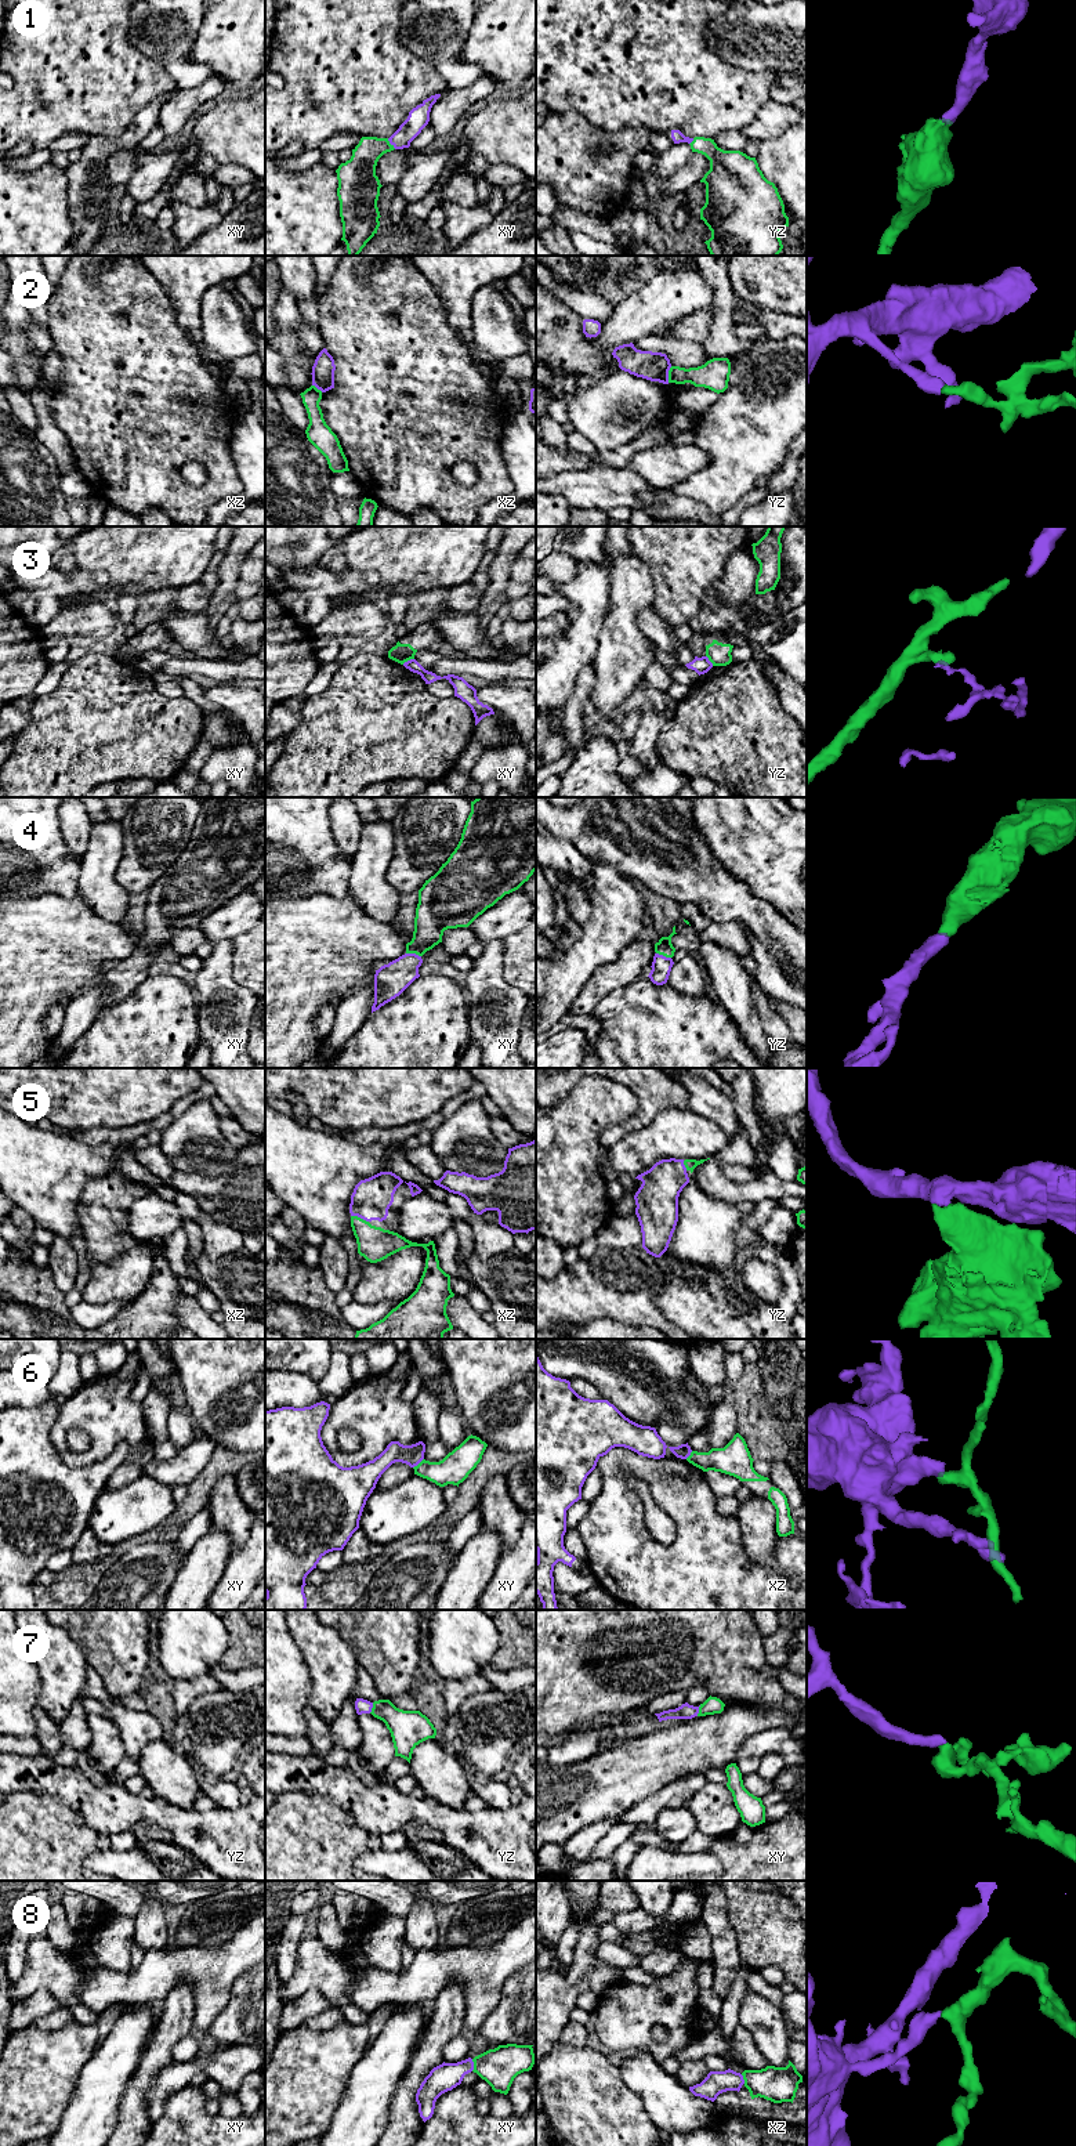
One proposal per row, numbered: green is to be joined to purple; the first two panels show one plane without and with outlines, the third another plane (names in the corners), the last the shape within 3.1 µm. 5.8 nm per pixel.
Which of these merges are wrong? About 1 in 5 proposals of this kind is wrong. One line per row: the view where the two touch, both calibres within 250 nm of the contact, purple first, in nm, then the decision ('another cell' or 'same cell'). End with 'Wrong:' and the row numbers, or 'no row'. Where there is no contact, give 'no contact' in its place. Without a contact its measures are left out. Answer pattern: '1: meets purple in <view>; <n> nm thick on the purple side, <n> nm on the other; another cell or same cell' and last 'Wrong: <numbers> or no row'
1: meets purple in xy; 120 nm thick on the purple side, 190 nm on the other; same cell
2: meets purple in yz; 170 nm thick on the purple side, 150 nm on the other; another cell
3: meets purple in xy; 70 nm thick on the purple side, 110 nm on the other; another cell
4: meets purple in xy; 190 nm thick on the purple side, 200 nm on the other; same cell
5: meets purple in xz; 220 nm thick on the purple side, 200 nm on the other; same cell
6: meets purple in xy; 120 nm thick on the purple side, 180 nm on the other; another cell
7: meets purple in yz; 80 nm thick on the purple side, 220 nm on the other; same cell
8: meets purple in xy; 160 nm thick on the purple side, 220 nm on the other; same cell
Wrong: 2, 3, 6

